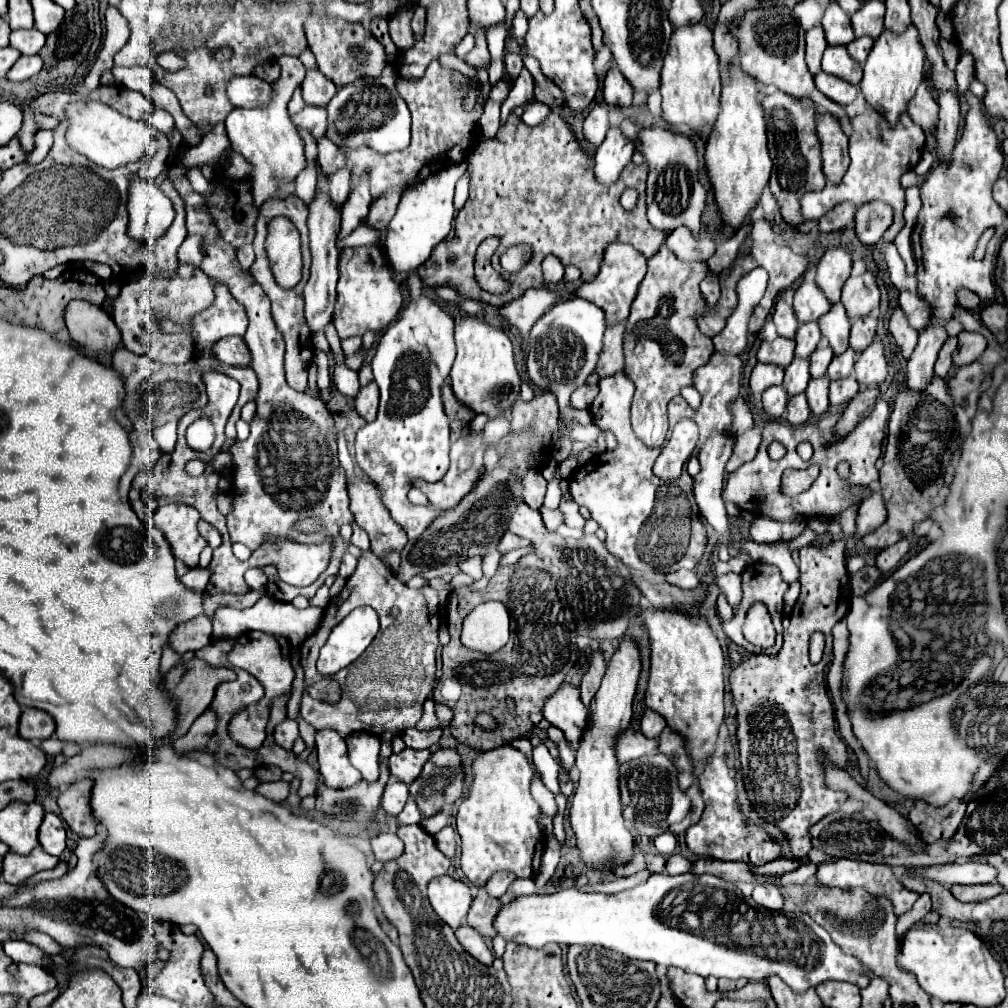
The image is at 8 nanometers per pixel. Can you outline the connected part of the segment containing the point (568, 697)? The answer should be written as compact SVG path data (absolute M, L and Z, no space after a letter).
M564 684L556 690L542 710L544 718L560 728L570 744L578 744L584 736L584 724L588 724L588 708L580 702L580 692L572 684Z

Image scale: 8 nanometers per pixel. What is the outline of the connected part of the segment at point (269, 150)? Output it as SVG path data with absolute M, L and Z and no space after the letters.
M292 56L292 62L284 62L282 78L274 84L274 98L266 108L234 108L226 116L226 132L232 142L232 150L242 154L248 164L252 164L252 195L256 202L256 210L260 210L260 204L268 198L276 198L276 192L288 184L294 182L296 176L308 166L304 156L304 140L298 134L296 126L292 124L286 104L294 92L294 88L304 80L306 68L300 62L300 58Z

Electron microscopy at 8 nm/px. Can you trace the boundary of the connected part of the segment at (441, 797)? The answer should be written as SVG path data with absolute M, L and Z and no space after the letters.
M438 748L424 764L420 776L410 784L410 796L416 800L422 818L430 818L438 814L444 806L454 804L462 796L462 792L464 792L464 774L460 768L460 756L456 750L448 750L448 748Z

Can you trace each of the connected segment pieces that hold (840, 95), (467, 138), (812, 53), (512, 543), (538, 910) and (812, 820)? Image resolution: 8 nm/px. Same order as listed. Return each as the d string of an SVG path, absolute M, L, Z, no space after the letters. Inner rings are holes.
M820 72L814 80L816 80L816 88L818 88L824 96L828 96L830 100L834 100L834 102L838 102L838 104L842 104L842 106L850 104L850 102L856 98L856 94L858 94L856 86L852 86L852 84L840 80L840 78L836 78L836 76L830 76L830 74L826 74L826 72Z
M432 60L420 80L404 80L402 76L398 76L396 88L412 114L412 142L404 152L380 156L378 152L372 152L368 148L348 150L340 146L336 148L336 144L332 144L328 138L318 140L318 164L324 176L328 178L330 174L346 168L350 170L350 190L354 190L358 186L360 176L368 172L372 202L378 200L388 188L408 188L430 176L432 172L440 172L440 168L464 162L472 154L474 144L478 140L476 124L482 116L483 95L479 90L474 110L464 108L464 99L471 88L468 77L456 70L446 70L436 60ZM457 84L464 86L464 90L459 94L454 91Z
M814 26L812 30L806 32L806 64L808 64L808 70L812 76L816 76L816 72L820 72L820 60L822 60L826 46L828 46L828 42L824 38L822 26Z
M506 532L504 534L504 538L500 540L500 544L498 544L498 550L502 552L502 554L506 554L506 552L510 552L510 550L516 550L516 548L524 548L524 546L528 546L530 542L528 540L524 540L524 538L518 538L516 534L512 534L512 532Z
M692 872L670 876L670 874L652 874L646 882L622 890L618 894L584 894L576 888L566 888L556 894L530 894L512 900L496 916L496 932L506 940L528 948L544 948L546 944L598 944L618 954L624 954L634 960L650 960L662 968L682 968L684 972L698 976L716 976L716 978L746 978L748 982L760 982L768 976L782 978L792 992L800 994L808 988L814 988L828 980L852 982L858 988L866 988L872 980L870 970L860 964L854 956L846 954L838 944L832 942L830 934L816 924L808 914L796 912L774 912L764 910L752 898L744 898L736 884L724 882L722 878L702 874L694 876ZM728 910L732 914L732 924L716 924L720 912Z
M850 486L850 492L852 492L852 496L856 496L854 498L856 504L852 504L852 508L846 508L844 512L840 512L840 516L836 516L836 520L834 520L840 524L844 536L838 540L818 544L818 546L806 546L800 550L798 568L800 568L802 592L800 592L796 606L792 608L790 626L784 630L784 646L782 646L778 658L774 660L768 656L752 656L752 664L750 664L752 670L732 670L730 678L728 678L730 690L732 690L732 700L736 706L736 736L738 736L738 750L740 750L742 780L744 780L744 786L748 792L750 806L760 818L764 818L766 822L770 822L778 830L782 830L782 834L790 842L790 848L792 848L792 854L796 860L806 858L806 854L812 848L808 828L812 824L816 824L818 820L822 820L826 814L836 812L842 806L842 802L848 798L844 792L836 792L826 786L824 770L818 762L818 750L822 748L824 752L828 752L828 756L832 758L834 764L840 764L842 768L846 766L846 744L840 740L840 736L836 736L834 706L830 702L828 688L826 688L826 668L832 662L832 632L830 630L836 622L840 622L846 616L848 604L850 604L850 576L848 576L846 558L844 558L846 538L854 534L856 510L858 510L860 502L872 494L872 490ZM816 630L824 632L826 648L824 648L822 660L818 664L810 664L808 640L810 640L812 632L816 632Z

